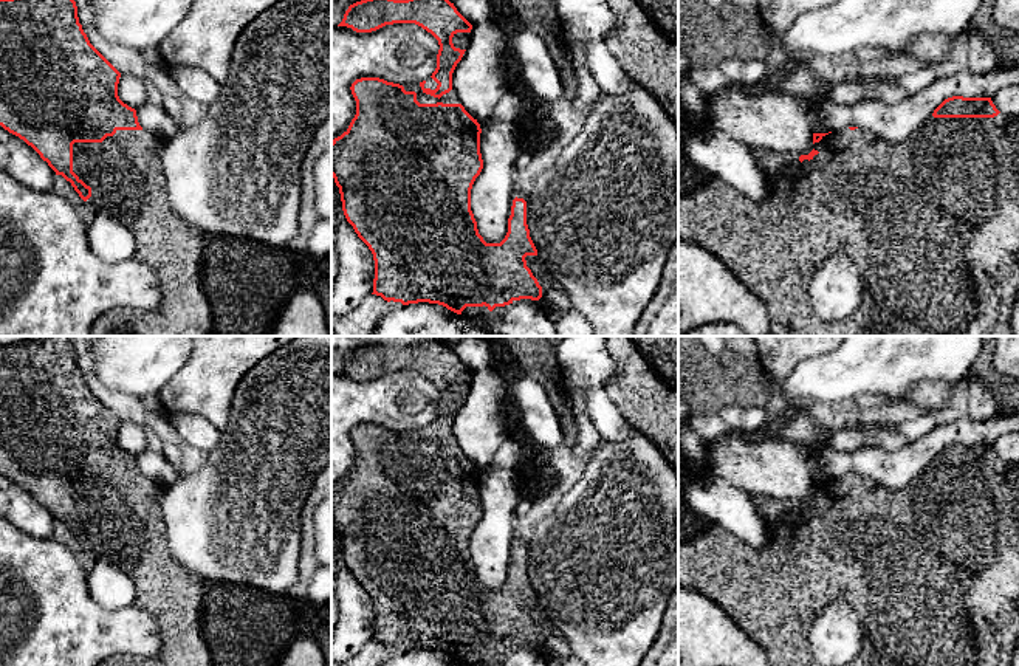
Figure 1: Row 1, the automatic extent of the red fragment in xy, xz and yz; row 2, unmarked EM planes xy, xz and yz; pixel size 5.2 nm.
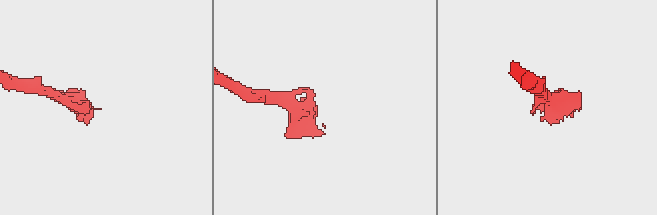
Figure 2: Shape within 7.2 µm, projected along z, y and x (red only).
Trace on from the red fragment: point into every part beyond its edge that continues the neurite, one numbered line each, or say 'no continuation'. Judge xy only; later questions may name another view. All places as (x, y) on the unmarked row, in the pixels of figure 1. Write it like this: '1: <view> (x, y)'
1: xy (124, 518)

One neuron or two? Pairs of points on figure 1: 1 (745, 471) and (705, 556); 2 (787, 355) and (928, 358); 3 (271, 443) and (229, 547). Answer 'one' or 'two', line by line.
1: two
2: two
3: one

